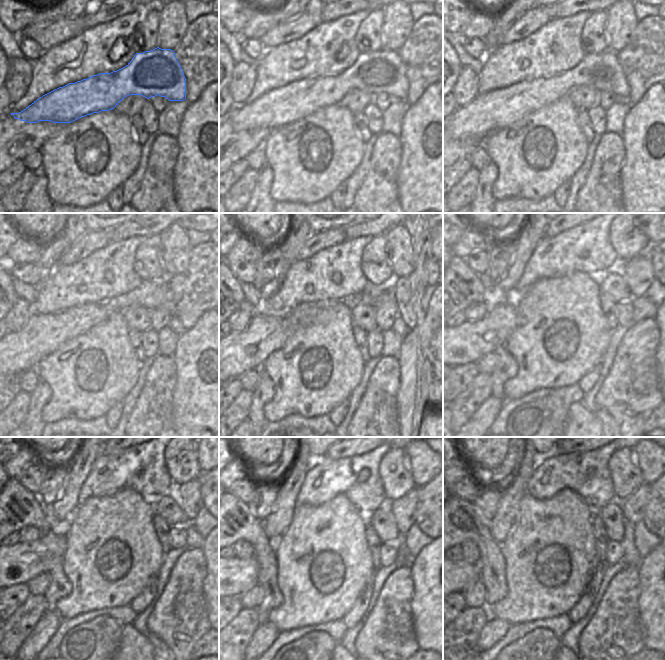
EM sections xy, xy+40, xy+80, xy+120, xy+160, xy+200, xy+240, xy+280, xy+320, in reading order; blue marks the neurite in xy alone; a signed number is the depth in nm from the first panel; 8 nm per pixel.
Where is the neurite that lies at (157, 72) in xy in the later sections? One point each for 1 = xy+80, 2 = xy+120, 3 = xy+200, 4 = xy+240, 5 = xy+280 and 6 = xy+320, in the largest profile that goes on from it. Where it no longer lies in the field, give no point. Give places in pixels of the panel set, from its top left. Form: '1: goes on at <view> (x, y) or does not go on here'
1: goes on at xy+80 (489, 112)
2: goes on at xy+120 (18, 351)
3: goes on at xy+200 (463, 351)
4: goes on at xy+240 (15, 575)
5: goes on at xy+280 (239, 575)
6: goes on at xy+320 (463, 574)

